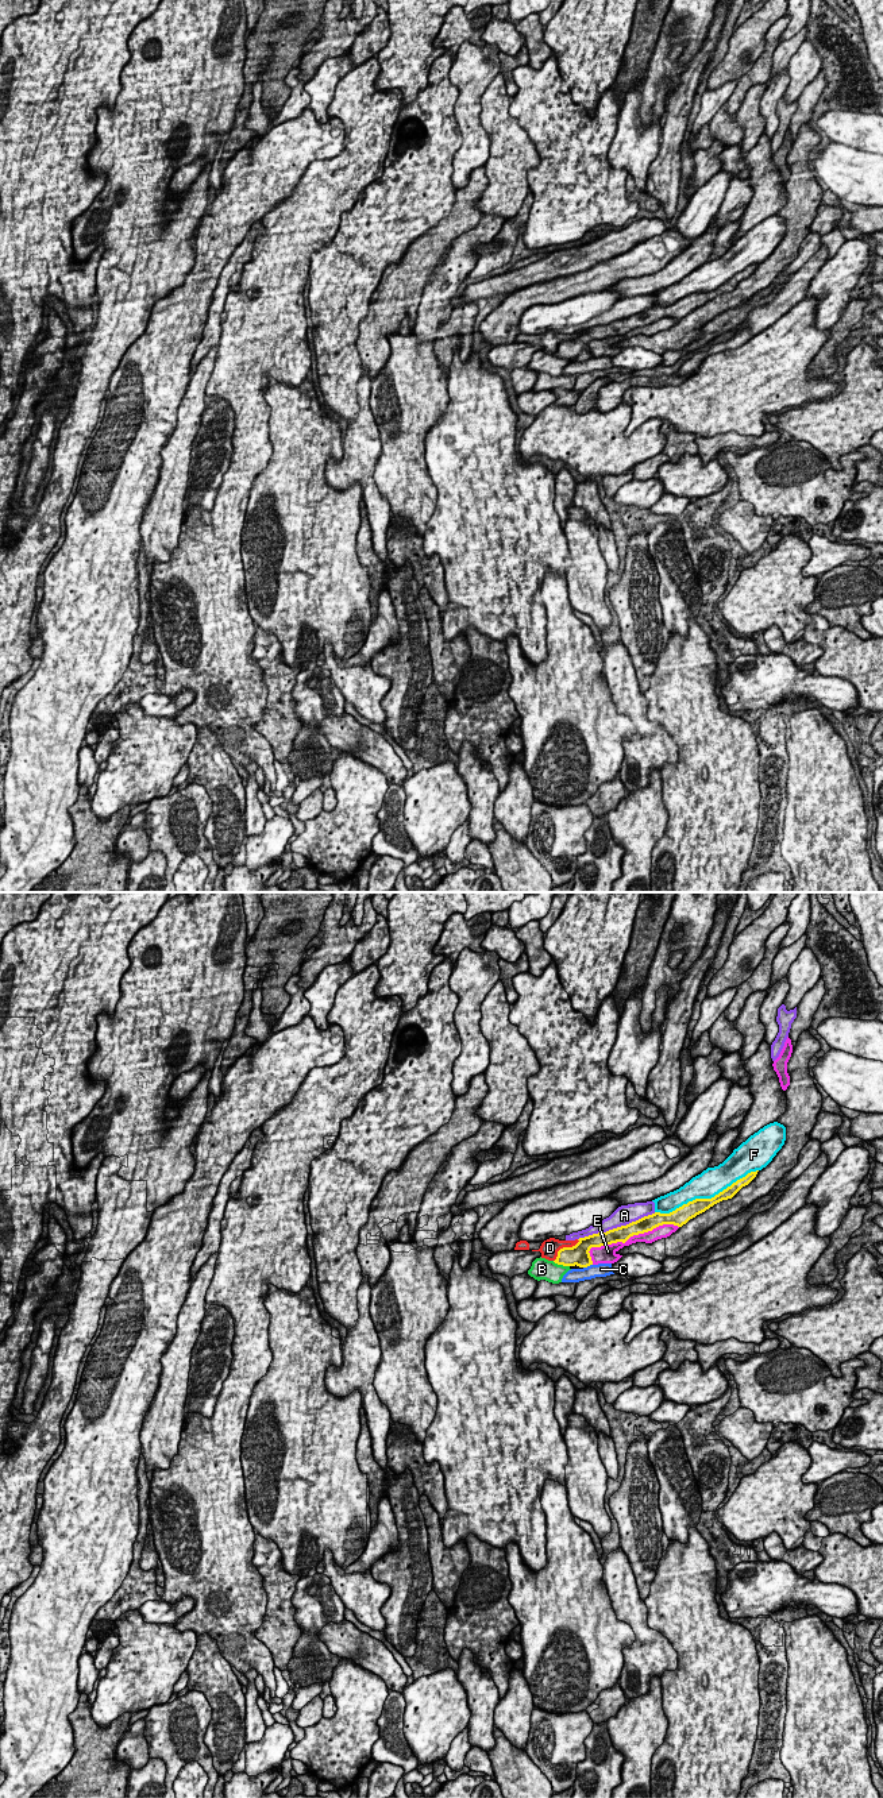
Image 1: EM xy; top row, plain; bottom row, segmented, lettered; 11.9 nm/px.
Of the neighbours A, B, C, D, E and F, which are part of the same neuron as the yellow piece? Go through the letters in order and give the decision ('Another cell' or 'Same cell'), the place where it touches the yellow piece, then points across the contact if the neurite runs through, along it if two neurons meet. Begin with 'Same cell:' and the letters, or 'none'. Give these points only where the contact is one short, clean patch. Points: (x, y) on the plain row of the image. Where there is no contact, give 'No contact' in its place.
Same cell: none
A: Another cell. Touches yellow at xy (617, 320)
B: Another cell. Touches yellow at xy (560, 357)
C: Another cell. Touches yellow at xy (587, 358)
D: Another cell. Touches yellow at xy (563, 340)
E: Another cell. Touches yellow at xy (627, 332)
F: Another cell. Touches yellow at xy (706, 292)

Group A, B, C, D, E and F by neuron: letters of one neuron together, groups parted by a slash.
A / B / C / D F / E

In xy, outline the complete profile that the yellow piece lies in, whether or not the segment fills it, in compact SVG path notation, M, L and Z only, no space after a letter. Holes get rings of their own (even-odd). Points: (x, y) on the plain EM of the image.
M759 263L748 266L745 270L737 273L712 292L695 292L670 306L655 305L626 319L621 319L606 325L598 325L585 331L579 331L579 335L575 339L560 342L554 355L563 359L577 358L579 360L587 360L593 358L589 346L591 340L601 340L617 335L625 336L631 329L652 324L653 321L663 317L674 317L682 320L690 312L705 305L714 297L722 293L732 292L743 279L748 278L756 270L757 265Z

